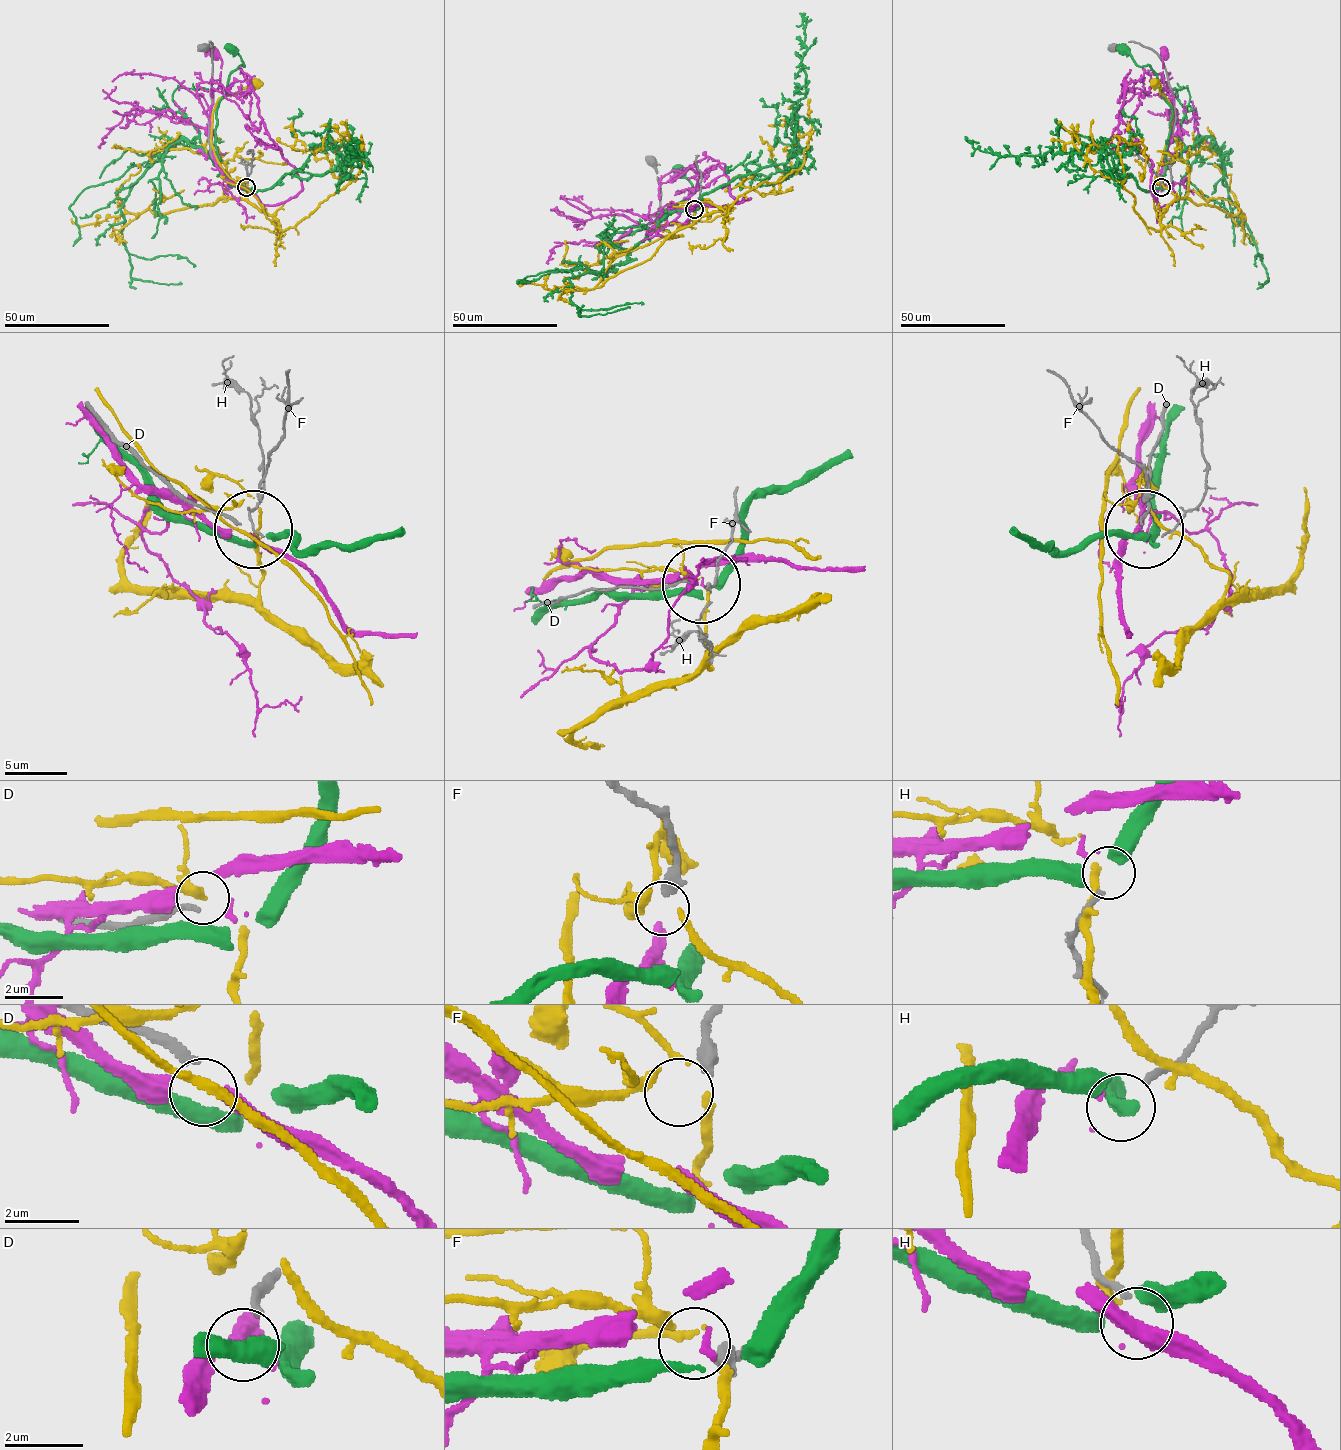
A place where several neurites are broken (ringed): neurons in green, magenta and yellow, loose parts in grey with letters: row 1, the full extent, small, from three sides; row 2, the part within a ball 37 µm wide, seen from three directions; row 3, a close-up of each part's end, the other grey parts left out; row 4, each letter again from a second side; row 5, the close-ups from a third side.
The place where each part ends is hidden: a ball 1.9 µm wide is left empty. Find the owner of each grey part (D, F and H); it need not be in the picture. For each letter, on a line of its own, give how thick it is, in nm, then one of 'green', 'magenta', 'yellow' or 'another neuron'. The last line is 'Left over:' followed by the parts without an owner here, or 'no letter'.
D: 220 nm | another neuron
F: 440 nm | another neuron
H: 180 nm | magenta
Left over: D, F

